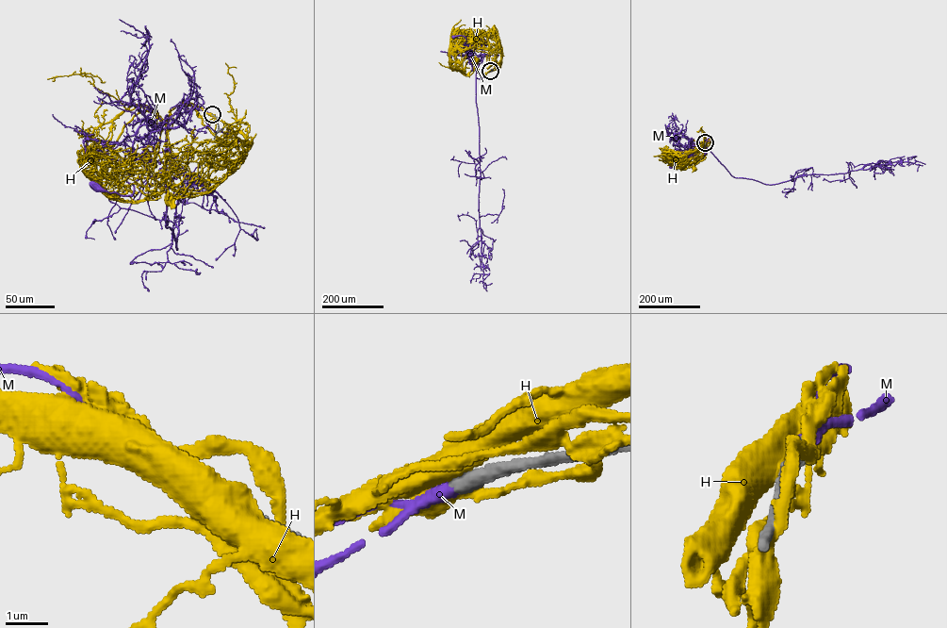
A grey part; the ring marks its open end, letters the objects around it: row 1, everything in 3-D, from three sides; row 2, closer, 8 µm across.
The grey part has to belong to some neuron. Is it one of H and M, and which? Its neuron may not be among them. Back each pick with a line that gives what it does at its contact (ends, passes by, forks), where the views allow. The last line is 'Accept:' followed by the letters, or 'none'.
M: it ends
Accept: M

